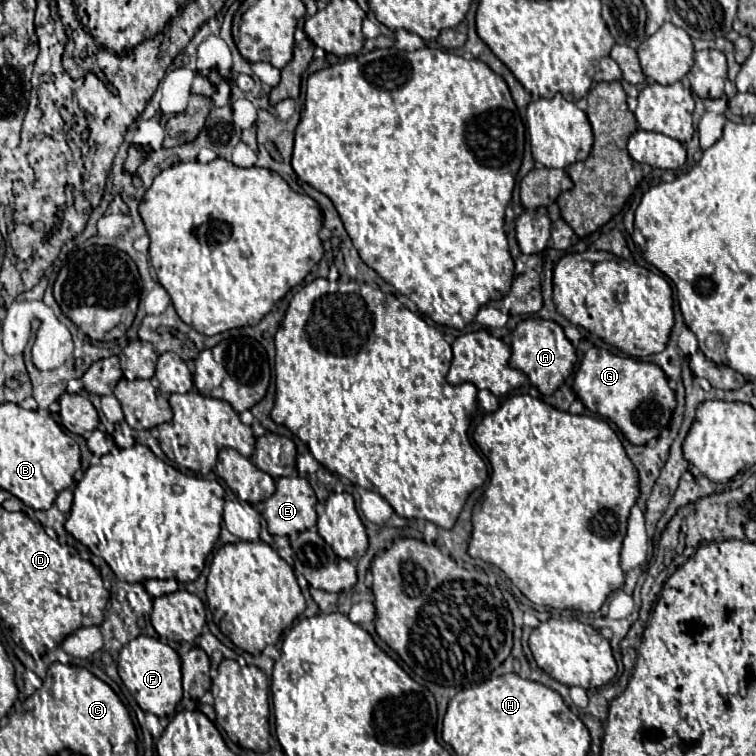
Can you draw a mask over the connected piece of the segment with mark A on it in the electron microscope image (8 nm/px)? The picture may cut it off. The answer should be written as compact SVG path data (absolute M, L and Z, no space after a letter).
M523 319L513 331L511 349L513 349L511 365L523 371L543 395L553 395L555 389L571 375L573 365L577 361L575 349L571 341L565 337L563 327L557 325L555 321L545 319Z

